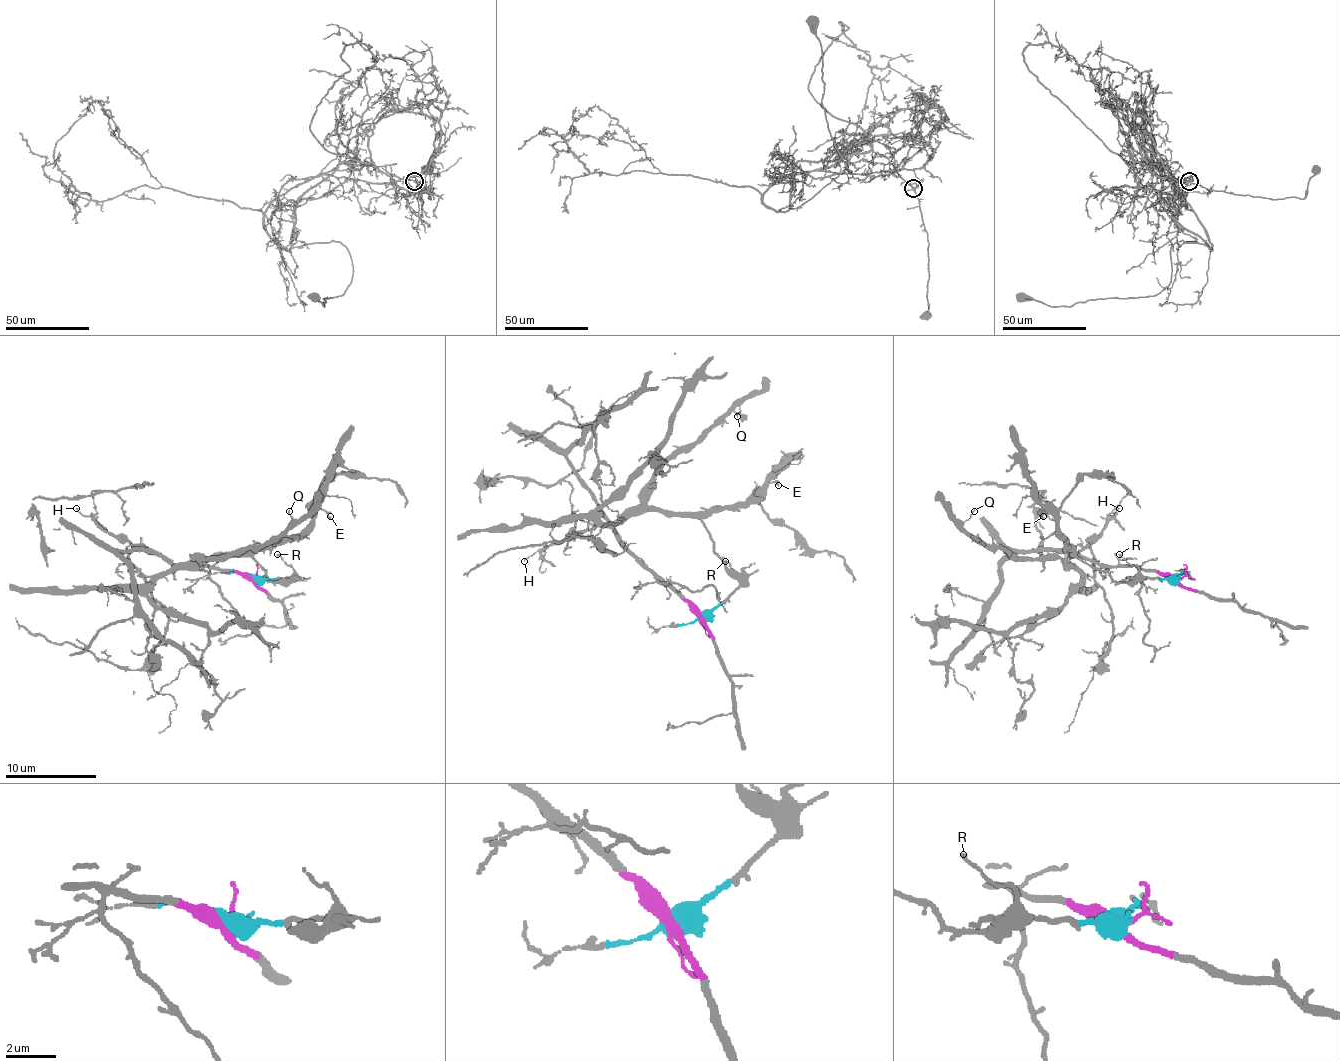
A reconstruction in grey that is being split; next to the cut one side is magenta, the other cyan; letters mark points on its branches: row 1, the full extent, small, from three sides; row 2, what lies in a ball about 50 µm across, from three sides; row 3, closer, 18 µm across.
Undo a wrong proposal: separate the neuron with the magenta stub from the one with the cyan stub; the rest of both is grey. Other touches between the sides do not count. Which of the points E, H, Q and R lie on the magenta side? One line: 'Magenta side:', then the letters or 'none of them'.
Magenta side: H

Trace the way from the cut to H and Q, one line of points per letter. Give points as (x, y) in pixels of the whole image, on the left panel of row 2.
H: (253, 579), (207, 567), (177, 567), (127, 540), (118, 540), (102, 531), (77, 508)
Q: (253, 579), (292, 579), (271, 581), (248, 556), (198, 558), (221, 558), (269, 544), (292, 521), (290, 510)

